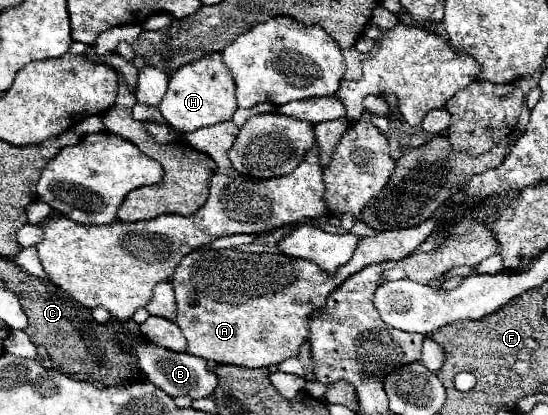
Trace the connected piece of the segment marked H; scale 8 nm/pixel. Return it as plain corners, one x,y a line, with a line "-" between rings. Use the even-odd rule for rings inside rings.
211,53
199,61
193,61
191,65
179,67
171,75
167,93
163,95
163,101
159,105
159,111
163,113
163,117
183,133
195,131
199,127
215,125
221,121
229,121
235,109
237,109
235,83
221,59
221,53

